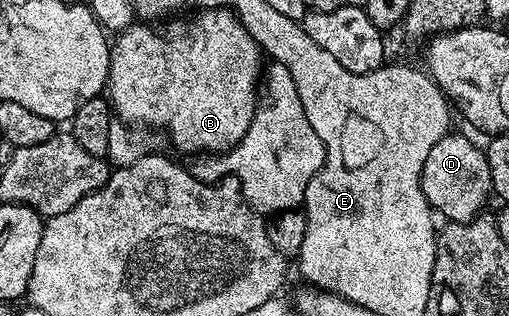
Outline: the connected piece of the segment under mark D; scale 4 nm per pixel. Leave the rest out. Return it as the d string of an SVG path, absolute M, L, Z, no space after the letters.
M447 134L432 146L428 162L422 171L424 198L431 209L440 211L444 217L455 224L463 224L475 219L478 212L492 196L492 174L488 170L488 158L481 147L477 148L466 136Z

